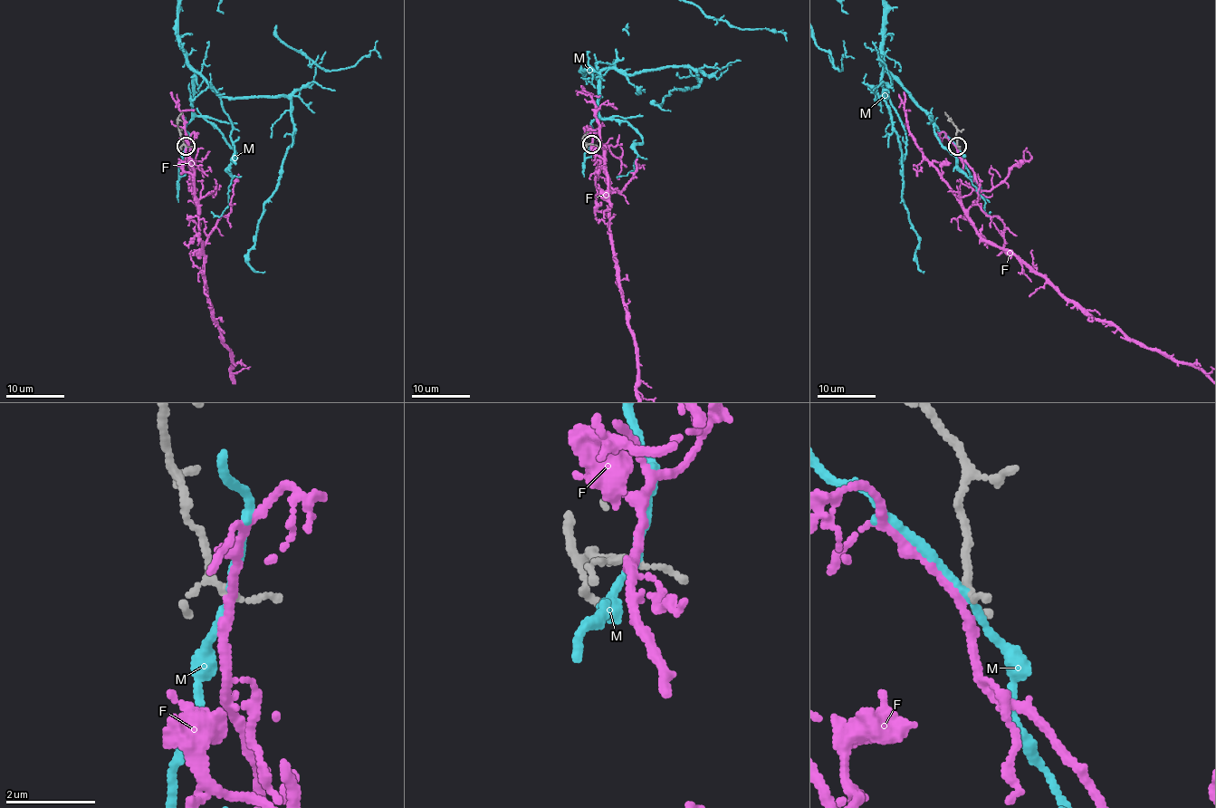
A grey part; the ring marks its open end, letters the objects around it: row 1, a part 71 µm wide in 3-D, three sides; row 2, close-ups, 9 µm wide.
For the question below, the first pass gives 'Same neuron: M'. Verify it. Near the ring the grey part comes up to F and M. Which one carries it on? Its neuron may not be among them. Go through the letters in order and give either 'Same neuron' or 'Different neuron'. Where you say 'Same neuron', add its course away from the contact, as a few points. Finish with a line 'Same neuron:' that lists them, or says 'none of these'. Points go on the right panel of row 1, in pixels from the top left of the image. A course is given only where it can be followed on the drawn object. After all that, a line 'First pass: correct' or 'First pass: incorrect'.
F: Same neuron
M: Different neuron
Same neuron: F
First pass: incorrect

